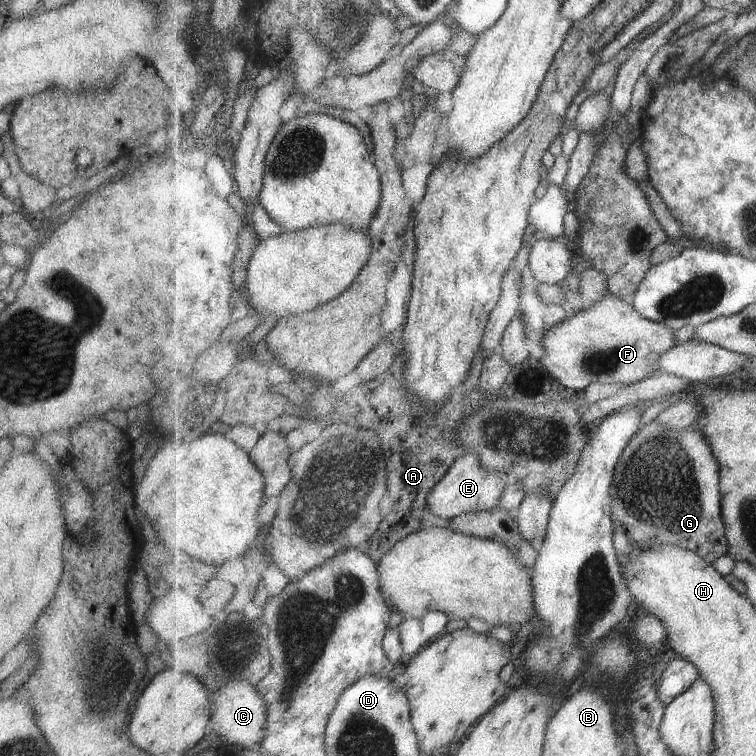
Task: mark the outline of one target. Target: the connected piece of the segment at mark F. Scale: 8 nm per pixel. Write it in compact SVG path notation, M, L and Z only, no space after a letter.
M609 294L593 307L585 307L584 310L572 313L572 315L573 317L551 327L542 342L545 354L547 354L547 360L543 360L543 364L561 384L573 390L584 389L591 382L621 382L627 385L638 383L657 373L658 363L662 356L681 343L676 342L675 330L666 324L649 320L628 299L617 297L615 294Z

